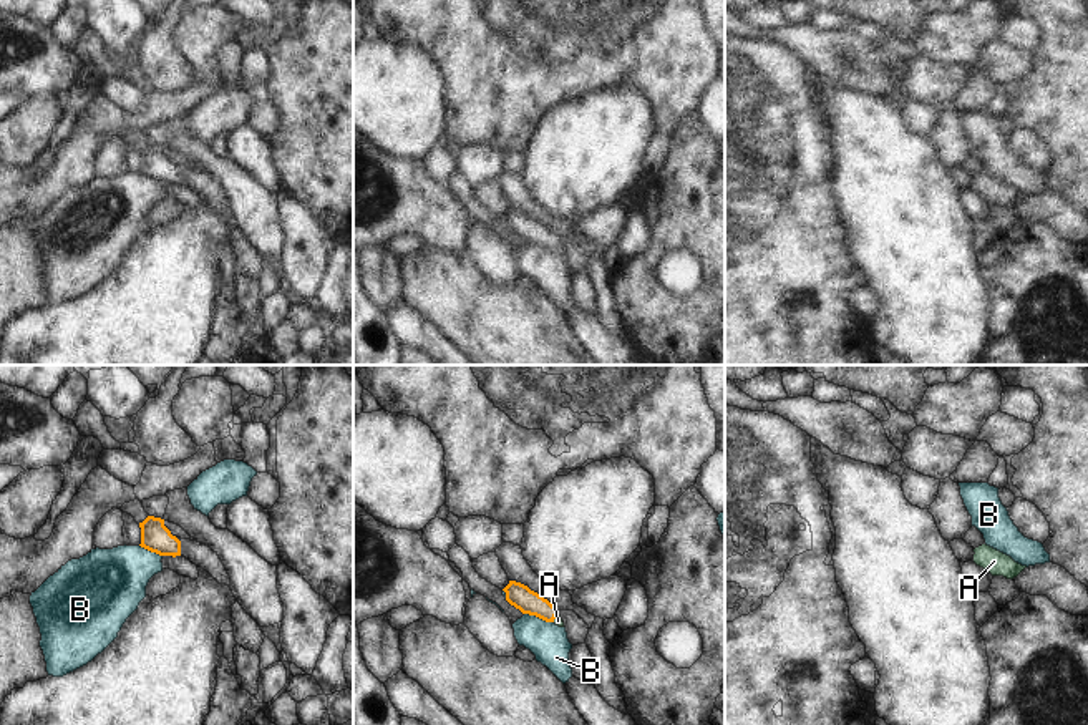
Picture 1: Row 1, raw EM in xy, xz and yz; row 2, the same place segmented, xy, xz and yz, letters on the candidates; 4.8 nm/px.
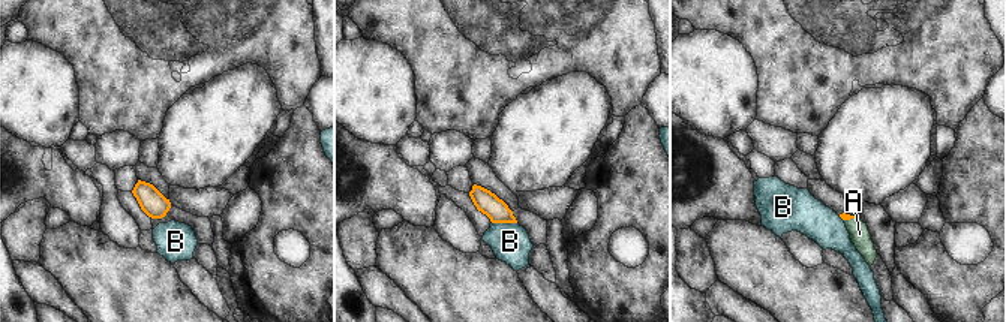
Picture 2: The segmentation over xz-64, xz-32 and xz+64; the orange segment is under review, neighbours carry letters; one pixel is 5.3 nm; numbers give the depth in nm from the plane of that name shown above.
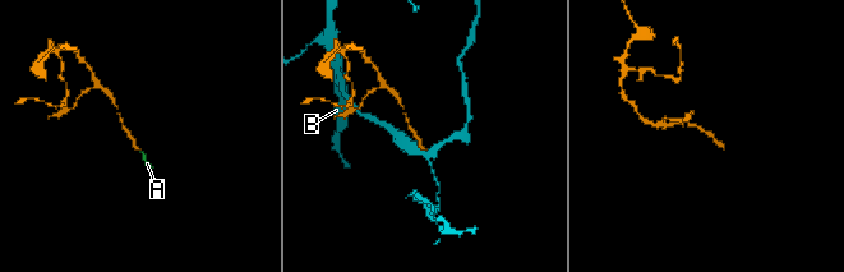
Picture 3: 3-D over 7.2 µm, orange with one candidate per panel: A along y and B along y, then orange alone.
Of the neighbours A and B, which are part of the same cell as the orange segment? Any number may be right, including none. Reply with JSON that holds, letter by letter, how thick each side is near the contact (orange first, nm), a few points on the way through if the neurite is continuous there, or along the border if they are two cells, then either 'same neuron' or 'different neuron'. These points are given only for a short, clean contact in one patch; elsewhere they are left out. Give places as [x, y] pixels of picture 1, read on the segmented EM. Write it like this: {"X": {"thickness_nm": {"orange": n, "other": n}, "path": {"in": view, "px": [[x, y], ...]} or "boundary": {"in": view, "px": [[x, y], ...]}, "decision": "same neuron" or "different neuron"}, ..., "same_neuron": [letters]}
{"A": {"thickness_nm": {"orange": 120, "other": 50}, "path": {"in": "xz", "px": [[518, 594], [556, 614], [558, 621]]}, "decision": "same neuron"}, "B": {"thickness_nm": {"orange": 120, "other": 180}, "boundary": {"in": "xz", "px": [[524, 613], [553, 622]]}, "decision": "different neuron"}, "same_neuron": ["A"]}

